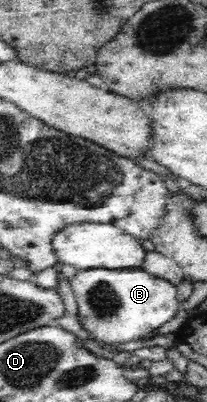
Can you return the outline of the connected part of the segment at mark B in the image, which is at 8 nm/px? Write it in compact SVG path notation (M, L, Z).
M101 267L77 270L70 278L77 303L77 320L95 340L117 345L145 340L173 318L180 309L176 284L149 274L142 267Z

